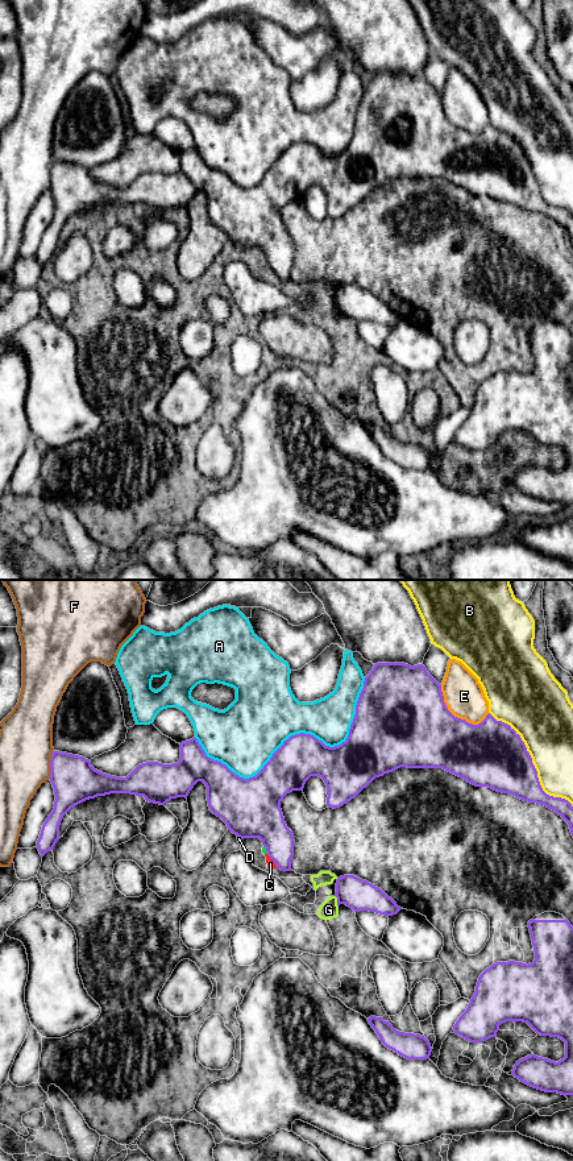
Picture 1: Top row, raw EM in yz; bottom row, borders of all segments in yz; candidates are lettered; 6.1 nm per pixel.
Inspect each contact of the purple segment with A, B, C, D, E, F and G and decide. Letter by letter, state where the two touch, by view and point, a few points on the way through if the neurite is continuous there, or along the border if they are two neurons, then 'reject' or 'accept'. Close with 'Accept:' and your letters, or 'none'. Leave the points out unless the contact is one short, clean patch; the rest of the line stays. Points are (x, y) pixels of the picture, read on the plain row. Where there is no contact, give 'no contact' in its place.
A: meets purple in yz at (295, 144); reject
B: meets purple in yz at (532, 173); reject
C: meets purple in yz at (273, 269); border along yz (266, 264), (278, 277); reject
D: meets purple in yz at (266, 258); reject
E: meets purple in yz at (456, 127); reject
F: meets purple in yz at (50, 174); reject
G: meets purple in yz at (337, 310); border along yz (335, 305), (337, 315); reject
Accept: none

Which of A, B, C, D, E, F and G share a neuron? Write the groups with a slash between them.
A / B / C D G / E / F

